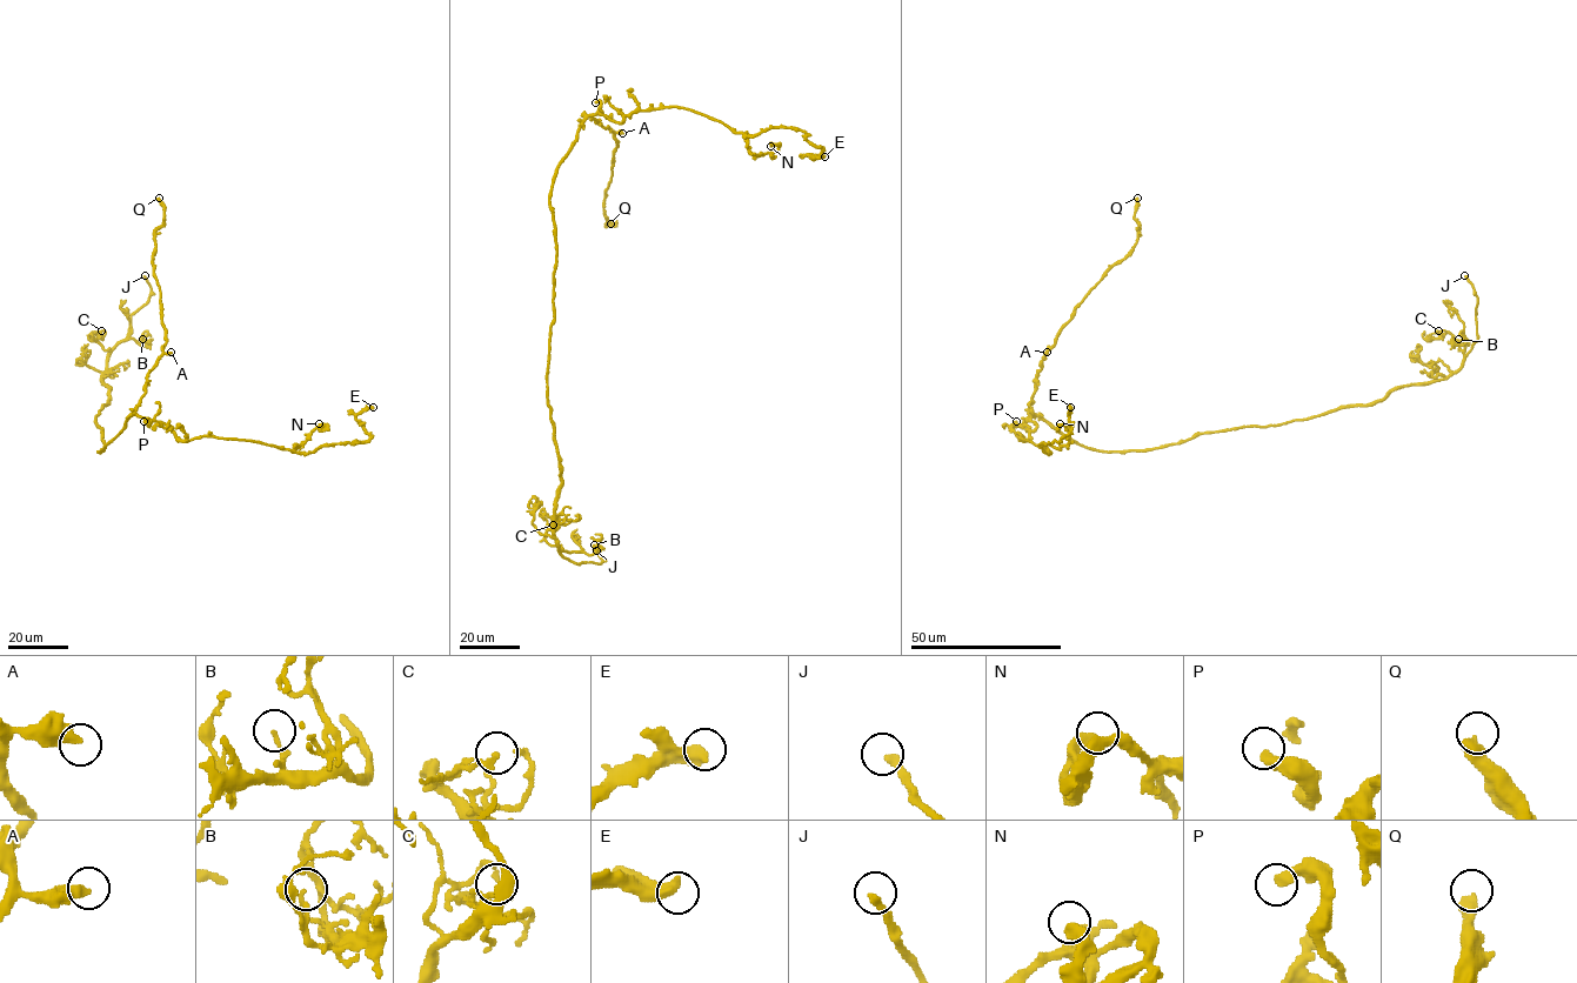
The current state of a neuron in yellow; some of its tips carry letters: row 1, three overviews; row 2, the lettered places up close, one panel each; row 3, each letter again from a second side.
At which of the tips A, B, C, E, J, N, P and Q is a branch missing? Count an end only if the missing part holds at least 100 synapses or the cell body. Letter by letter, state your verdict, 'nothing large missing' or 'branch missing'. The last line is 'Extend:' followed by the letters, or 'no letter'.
A: nothing large missing
B: nothing large missing
C: nothing large missing
E: nothing large missing
J: branch missing
N: nothing large missing
P: nothing large missing
Q: nothing large missing
Extend: J

